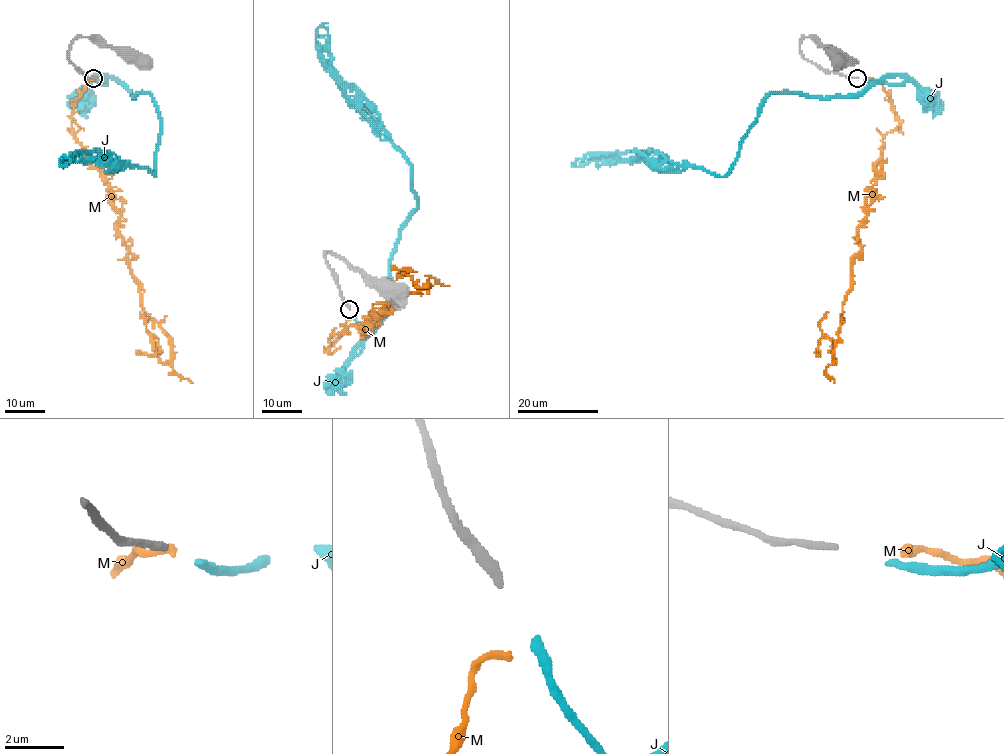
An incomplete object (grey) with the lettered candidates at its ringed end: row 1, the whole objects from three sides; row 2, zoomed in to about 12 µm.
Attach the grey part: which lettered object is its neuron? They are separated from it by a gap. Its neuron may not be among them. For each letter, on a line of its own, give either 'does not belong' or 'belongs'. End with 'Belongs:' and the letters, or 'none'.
J: belongs
M: does not belong
Belongs: J

